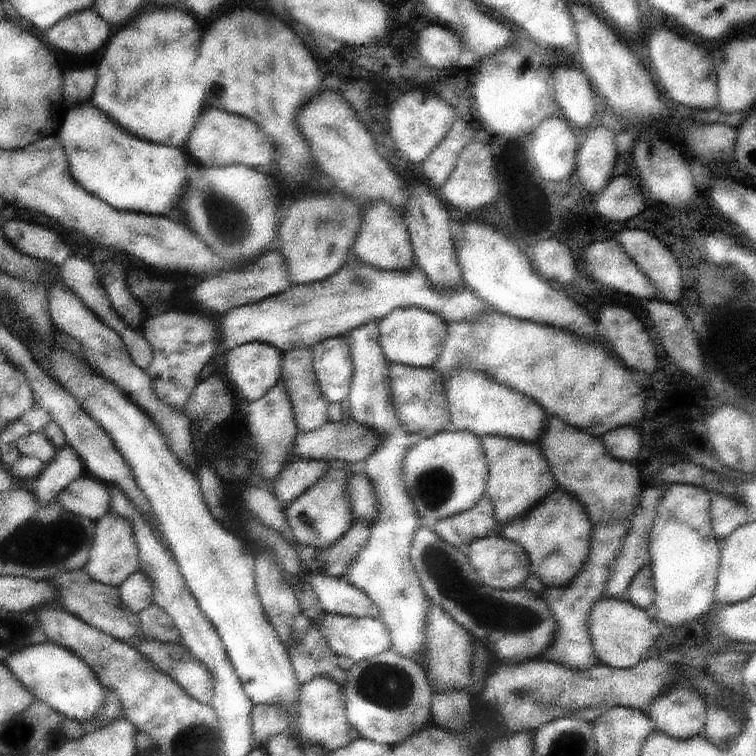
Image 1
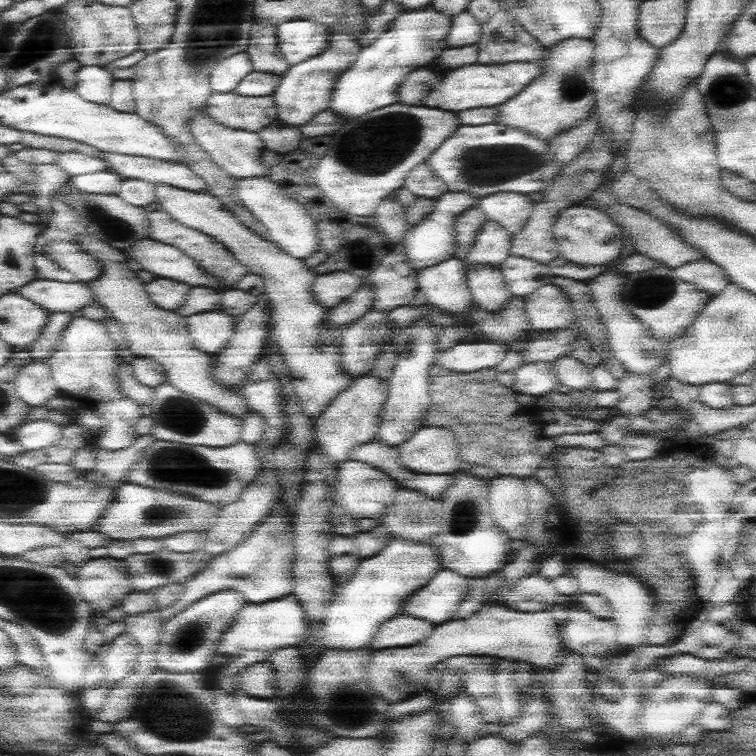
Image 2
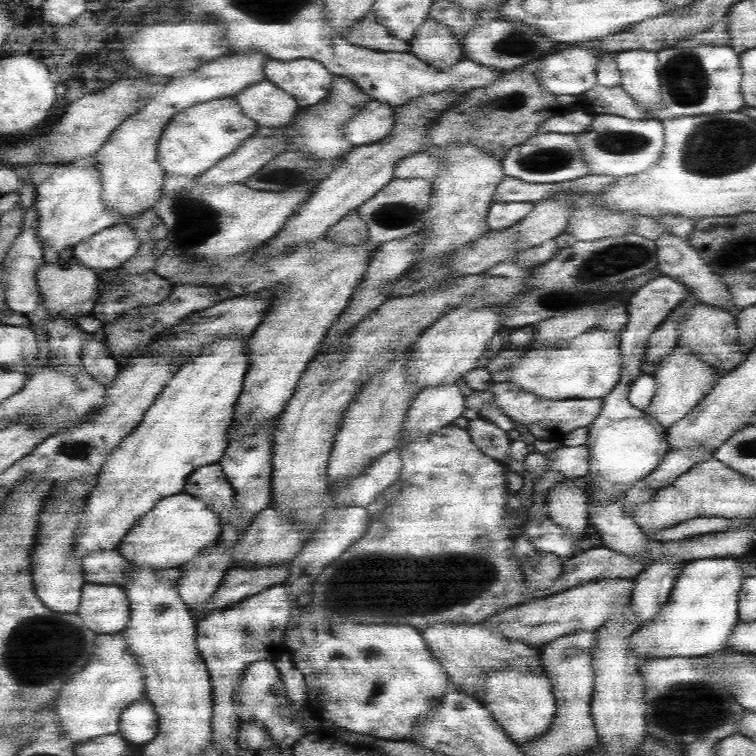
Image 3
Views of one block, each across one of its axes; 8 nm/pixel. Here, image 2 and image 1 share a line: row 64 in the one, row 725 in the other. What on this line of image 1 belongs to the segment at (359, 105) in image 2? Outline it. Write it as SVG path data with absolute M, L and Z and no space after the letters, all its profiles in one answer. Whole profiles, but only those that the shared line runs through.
M393 650L365 662L355 662L347 674L347 684L343 684L343 690L347 718L359 730L363 740L395 746L433 722L433 684L429 672L415 660L409 660Z

